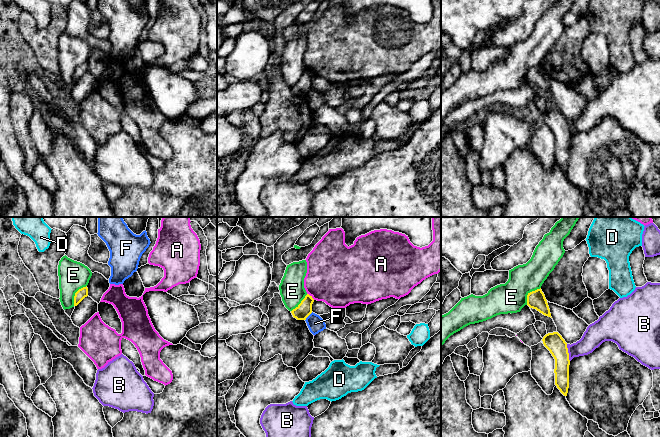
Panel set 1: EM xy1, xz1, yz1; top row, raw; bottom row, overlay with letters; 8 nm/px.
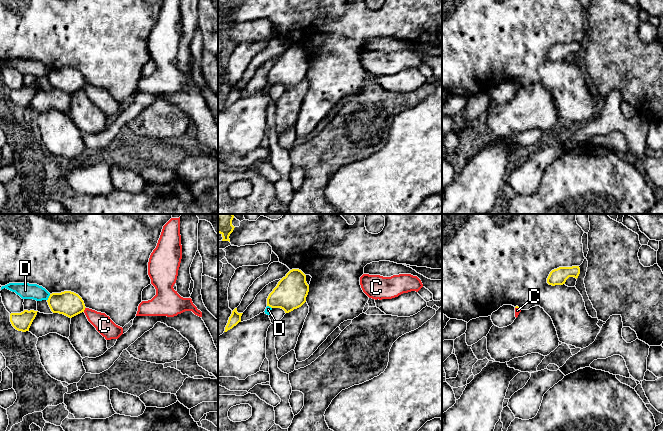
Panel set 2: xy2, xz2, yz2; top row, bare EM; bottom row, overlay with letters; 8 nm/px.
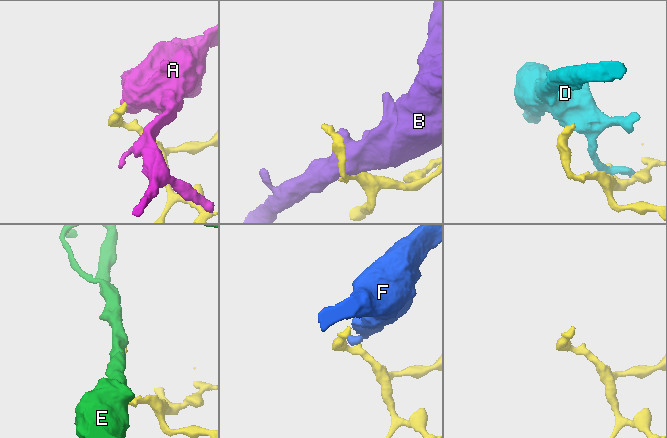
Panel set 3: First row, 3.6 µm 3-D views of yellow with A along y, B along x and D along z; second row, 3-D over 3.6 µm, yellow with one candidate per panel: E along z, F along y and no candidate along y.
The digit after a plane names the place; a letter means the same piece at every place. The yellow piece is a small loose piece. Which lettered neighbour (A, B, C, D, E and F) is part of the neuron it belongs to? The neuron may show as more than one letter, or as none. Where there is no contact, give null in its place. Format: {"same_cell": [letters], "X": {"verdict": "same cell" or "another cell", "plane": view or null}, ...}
{"same_cell": ["C"], "A": {"verdict": "another cell", "plane": "xz1"}, "B": {"verdict": "another cell", "plane": "yz1"}, "C": {"verdict": "same cell", "plane": "xy2"}, "D": {"verdict": "another cell", "plane": "xy2"}, "E": {"verdict": "another cell", "plane": "xy1"}, "F": {"verdict": "another cell", "plane": "xz1"}}

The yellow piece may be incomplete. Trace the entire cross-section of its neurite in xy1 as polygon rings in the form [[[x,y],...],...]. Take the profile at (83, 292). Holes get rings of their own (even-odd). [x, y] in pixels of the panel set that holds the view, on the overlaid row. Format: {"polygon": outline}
{"polygon": [[[83,287],[79,289],[74,296],[74,306],[77,306],[85,297],[88,296],[88,288]]]}

